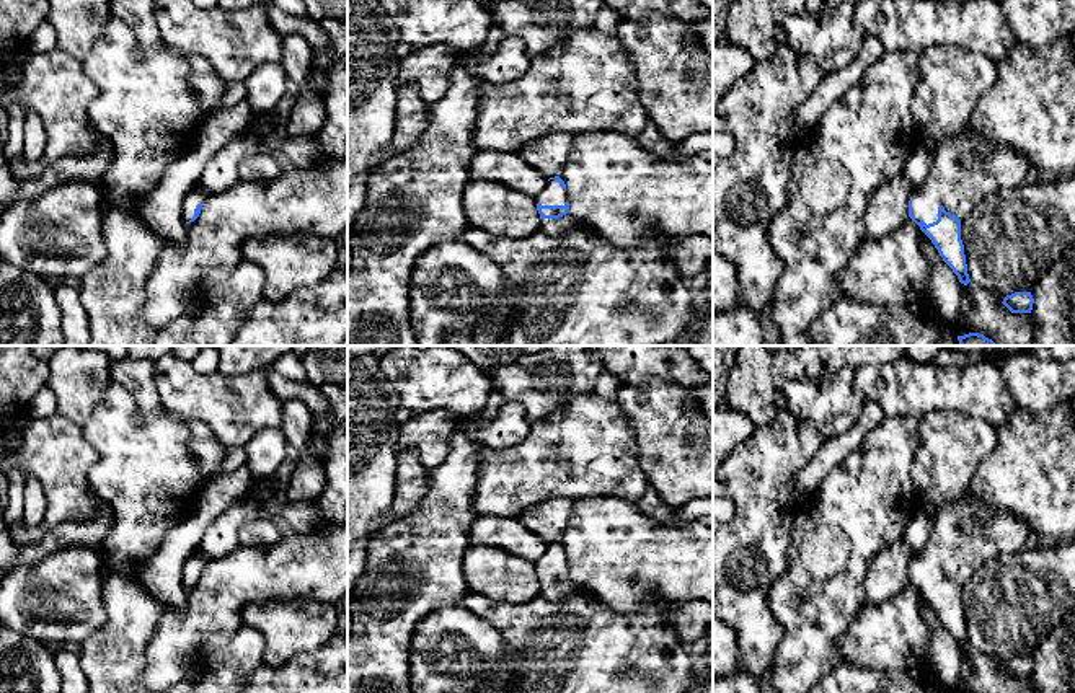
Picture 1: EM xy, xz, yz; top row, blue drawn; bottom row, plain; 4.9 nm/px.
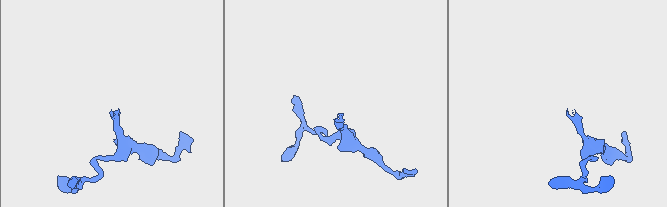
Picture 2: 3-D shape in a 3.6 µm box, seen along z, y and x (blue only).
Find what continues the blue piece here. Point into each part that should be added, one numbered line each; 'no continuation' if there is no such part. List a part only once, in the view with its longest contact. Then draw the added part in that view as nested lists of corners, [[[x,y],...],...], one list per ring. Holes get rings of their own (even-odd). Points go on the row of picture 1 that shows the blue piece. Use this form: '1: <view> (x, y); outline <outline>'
1: yz (966, 168); outline [[[964,129],[933,155],[925,184],[910,196],[912,215],[928,225],[938,220],[943,205],[962,220],[993,189],[1013,189],[1026,183],[1029,173],[1024,157]]]

